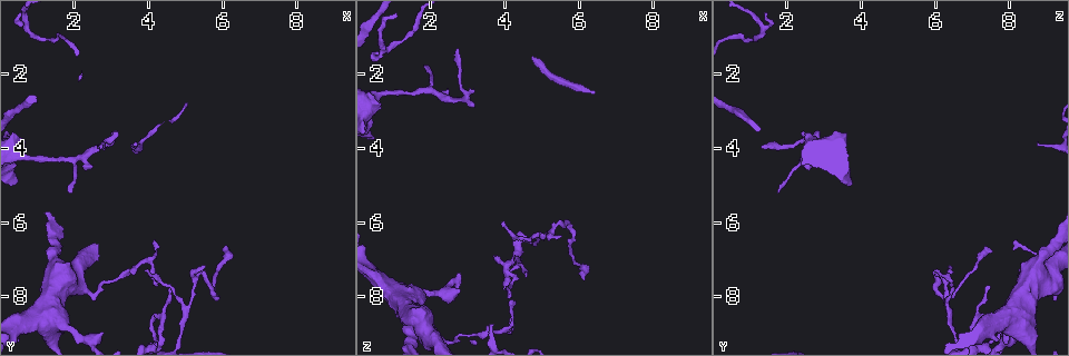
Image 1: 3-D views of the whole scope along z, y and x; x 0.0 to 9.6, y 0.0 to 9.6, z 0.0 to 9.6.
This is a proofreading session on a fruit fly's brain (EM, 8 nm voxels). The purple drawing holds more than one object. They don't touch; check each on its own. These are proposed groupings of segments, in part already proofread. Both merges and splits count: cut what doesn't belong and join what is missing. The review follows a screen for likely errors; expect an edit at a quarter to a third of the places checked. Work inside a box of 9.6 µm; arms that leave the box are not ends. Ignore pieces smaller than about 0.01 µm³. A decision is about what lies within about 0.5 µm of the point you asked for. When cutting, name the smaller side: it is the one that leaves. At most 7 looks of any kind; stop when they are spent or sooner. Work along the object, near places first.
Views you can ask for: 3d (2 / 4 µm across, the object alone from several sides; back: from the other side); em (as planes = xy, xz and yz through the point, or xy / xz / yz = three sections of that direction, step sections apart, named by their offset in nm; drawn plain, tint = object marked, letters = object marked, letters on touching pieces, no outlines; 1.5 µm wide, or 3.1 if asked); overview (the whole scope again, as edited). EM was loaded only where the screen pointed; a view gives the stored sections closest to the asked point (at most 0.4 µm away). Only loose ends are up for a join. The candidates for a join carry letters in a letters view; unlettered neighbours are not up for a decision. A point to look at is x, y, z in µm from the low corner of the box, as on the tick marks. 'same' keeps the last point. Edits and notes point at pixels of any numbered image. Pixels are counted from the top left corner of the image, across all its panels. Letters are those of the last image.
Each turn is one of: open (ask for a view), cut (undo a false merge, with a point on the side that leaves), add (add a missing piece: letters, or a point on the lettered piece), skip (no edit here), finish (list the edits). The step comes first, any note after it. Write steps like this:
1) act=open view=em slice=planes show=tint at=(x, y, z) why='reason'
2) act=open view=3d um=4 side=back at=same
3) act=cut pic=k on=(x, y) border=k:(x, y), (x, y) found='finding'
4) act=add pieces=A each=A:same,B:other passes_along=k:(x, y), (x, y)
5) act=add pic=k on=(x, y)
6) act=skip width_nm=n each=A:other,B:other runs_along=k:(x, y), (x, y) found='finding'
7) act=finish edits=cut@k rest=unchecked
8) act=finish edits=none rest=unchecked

act=open view=3d um=2 at=(5.45, 7.35, 6.05) why='abrupt turn'

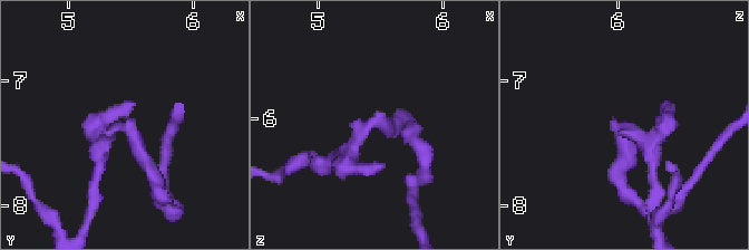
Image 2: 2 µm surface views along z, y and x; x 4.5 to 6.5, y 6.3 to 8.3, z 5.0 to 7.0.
act=open view=em slice=planes show=tint at=(5.44, 7.38, 6.02)

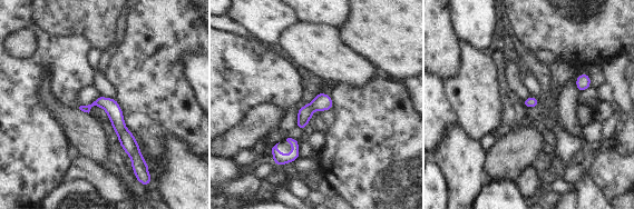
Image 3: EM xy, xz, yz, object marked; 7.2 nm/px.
act=open view=em slice=planes show=letters at=same

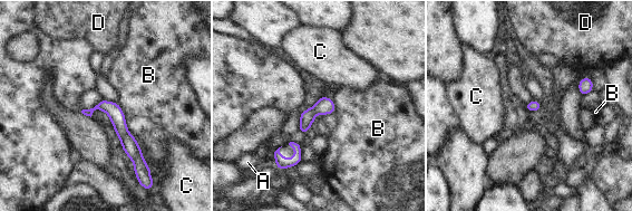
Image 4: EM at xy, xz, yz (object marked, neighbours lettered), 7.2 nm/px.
act=skip width_nm=80 each=A:other,B:other,C:other,D:other border=4:(117, 103), (151, 170) found='all the same neuron'

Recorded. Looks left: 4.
act=open view=3d um=4 at=(2.75, 3.95, 1.35) why='thin end'

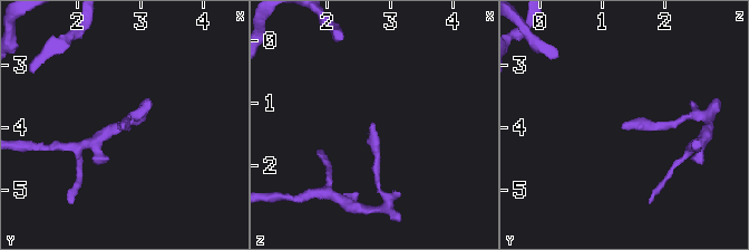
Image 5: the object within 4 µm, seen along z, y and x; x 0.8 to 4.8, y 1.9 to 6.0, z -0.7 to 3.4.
act=open view=em slice=planes show=letters at=(2.80, 4.00, 1.35) why='need the tissue'

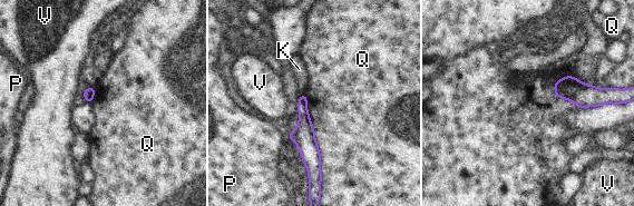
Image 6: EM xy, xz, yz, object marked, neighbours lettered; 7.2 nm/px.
act=skip each=K:other,P:other,Q:other,V:other border=6:(304, 94), (320, 151), (322, 177) found='none of them fits'

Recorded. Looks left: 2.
act=open view=em slice=xy step=4 show=letters at=(4.60, 7.70, 7.50)

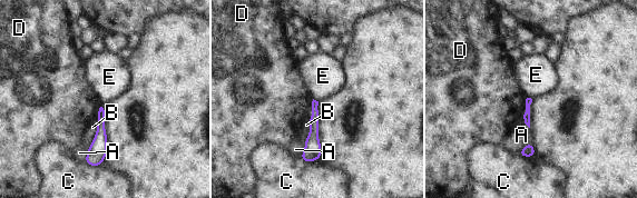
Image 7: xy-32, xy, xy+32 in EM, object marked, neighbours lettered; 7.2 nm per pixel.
act=skip longest_contact=B:220nm each=A:other,B:other,C:other,D:other,E:other runs_along=7:(314, 104), (314, 134), (307, 159) found='no lettered piece goes on from it'

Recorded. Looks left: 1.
act=finish edits=none rest=unchecked

